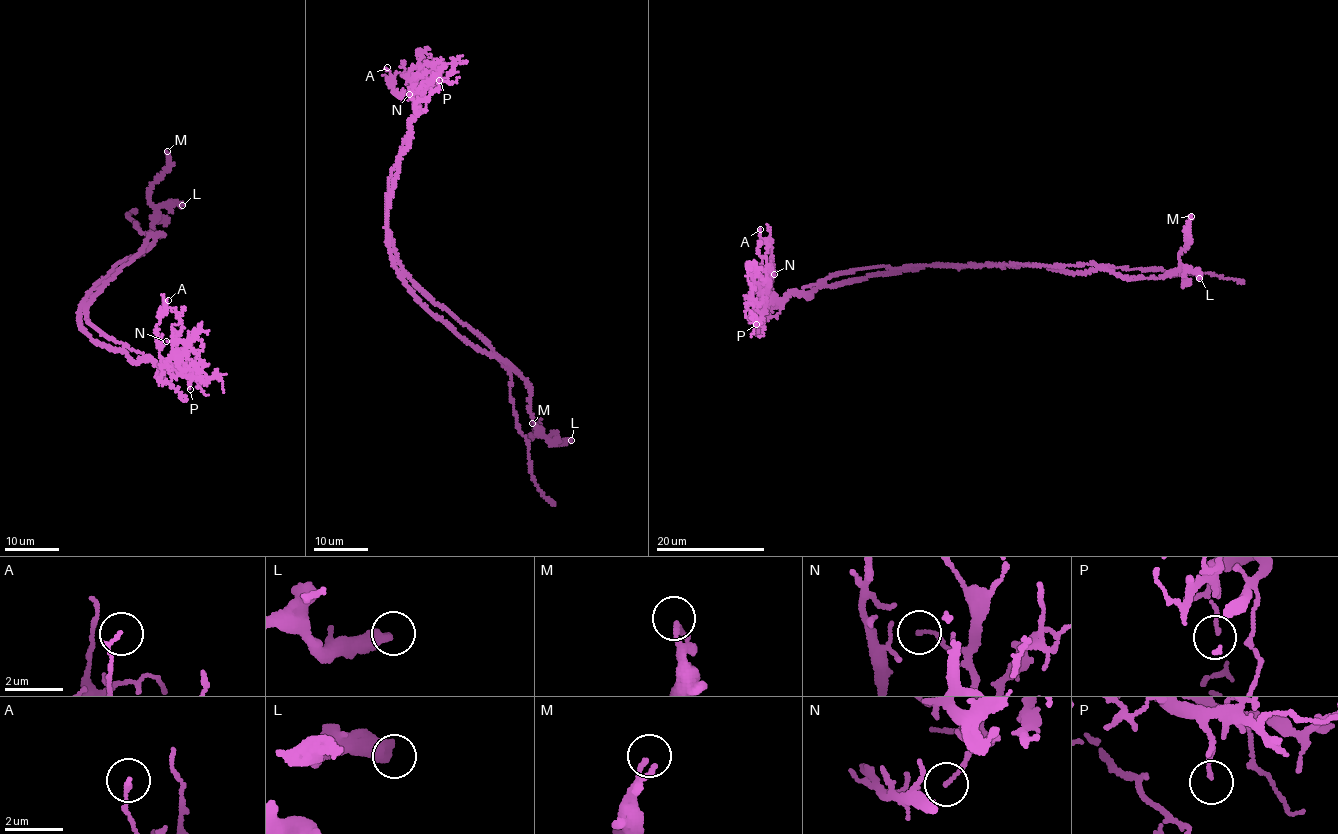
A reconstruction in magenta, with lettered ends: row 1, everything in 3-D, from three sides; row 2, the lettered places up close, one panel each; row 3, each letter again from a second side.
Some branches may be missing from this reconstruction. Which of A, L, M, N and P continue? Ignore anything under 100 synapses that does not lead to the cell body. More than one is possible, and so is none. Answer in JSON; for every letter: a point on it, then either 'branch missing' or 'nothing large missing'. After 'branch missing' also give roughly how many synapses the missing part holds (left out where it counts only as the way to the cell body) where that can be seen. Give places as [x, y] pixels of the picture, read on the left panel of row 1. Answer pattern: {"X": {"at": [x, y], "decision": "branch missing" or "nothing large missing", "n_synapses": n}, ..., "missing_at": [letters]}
{"A": {"at": [168, 300], "decision": "nothing large missing"}, "L": {"at": [182, 205], "decision": "nothing large missing"}, "M": {"at": [167, 151], "decision": "nothing large missing"}, "N": {"at": [166, 341], "decision": "nothing large missing"}, "P": {"at": [190, 389], "decision": "nothing large missing"}, "missing_at": []}

